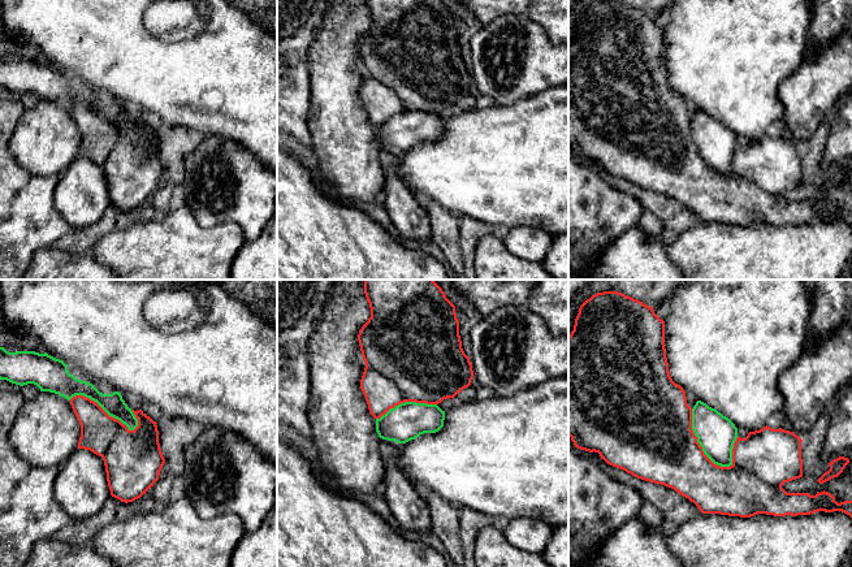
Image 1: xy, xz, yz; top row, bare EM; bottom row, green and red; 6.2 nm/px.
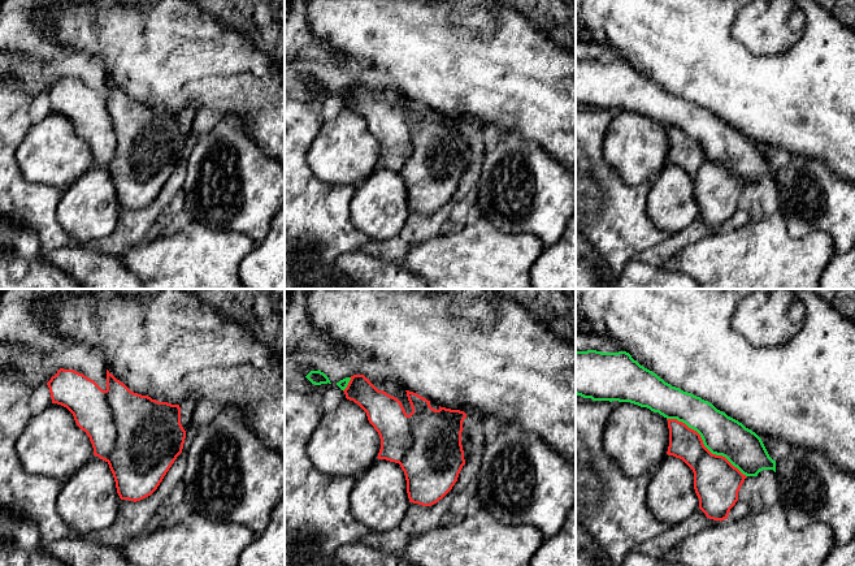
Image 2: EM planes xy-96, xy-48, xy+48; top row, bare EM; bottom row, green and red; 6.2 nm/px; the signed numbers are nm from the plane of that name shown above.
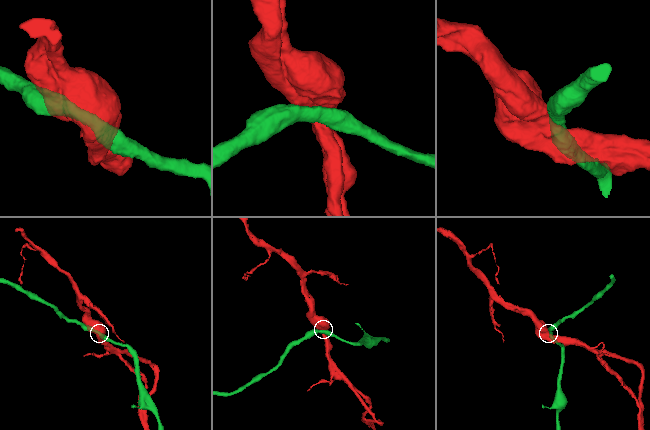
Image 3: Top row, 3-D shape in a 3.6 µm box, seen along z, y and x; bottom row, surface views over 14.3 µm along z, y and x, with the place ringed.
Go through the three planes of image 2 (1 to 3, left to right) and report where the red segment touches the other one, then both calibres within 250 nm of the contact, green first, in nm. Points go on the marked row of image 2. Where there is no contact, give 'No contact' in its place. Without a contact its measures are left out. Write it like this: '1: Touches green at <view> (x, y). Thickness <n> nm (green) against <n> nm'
1: No contact
2: Touches green at xy-48 (347, 384). Thickness 60 nm (green) against 190 nm
3: Touches green at xy+48 (704, 445). Thickness 240 nm (green) against 280 nm

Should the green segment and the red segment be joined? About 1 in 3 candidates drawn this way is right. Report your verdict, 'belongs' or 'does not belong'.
does not belong

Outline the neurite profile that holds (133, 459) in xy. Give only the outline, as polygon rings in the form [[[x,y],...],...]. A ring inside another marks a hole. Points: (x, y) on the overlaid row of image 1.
[[[75,395],[70,404],[81,424],[78,449],[103,458],[111,495],[127,503],[146,494],[165,463],[157,423],[142,410],[131,410],[138,427],[129,430],[90,398]]]

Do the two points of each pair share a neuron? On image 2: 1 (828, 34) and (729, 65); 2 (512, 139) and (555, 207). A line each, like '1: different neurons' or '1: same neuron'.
1: same neuron
2: same neuron

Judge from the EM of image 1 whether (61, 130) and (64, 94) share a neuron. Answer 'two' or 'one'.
two

